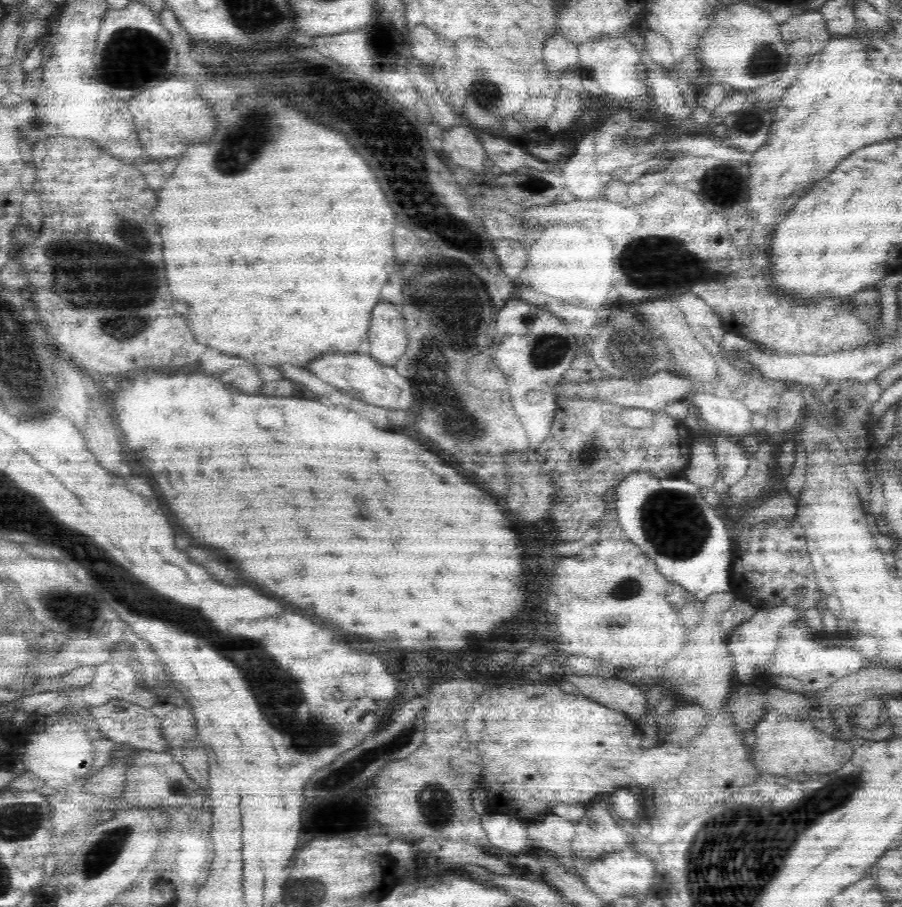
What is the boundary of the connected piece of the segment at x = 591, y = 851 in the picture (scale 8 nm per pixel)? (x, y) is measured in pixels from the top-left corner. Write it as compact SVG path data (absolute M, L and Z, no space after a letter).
M582 822L576 825L576 836L571 842L571 851L583 858L596 858L628 846L628 834L621 824L616 828L600 828L596 822Z

